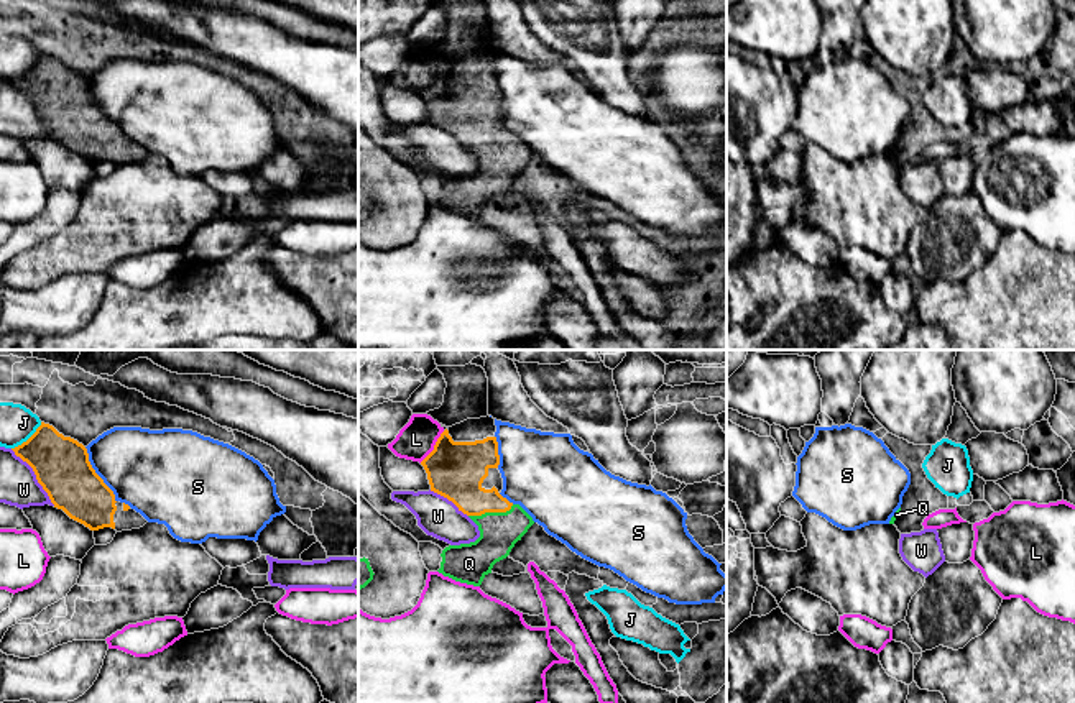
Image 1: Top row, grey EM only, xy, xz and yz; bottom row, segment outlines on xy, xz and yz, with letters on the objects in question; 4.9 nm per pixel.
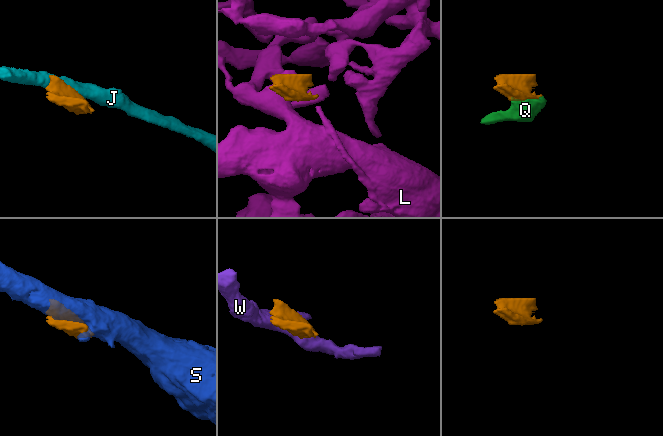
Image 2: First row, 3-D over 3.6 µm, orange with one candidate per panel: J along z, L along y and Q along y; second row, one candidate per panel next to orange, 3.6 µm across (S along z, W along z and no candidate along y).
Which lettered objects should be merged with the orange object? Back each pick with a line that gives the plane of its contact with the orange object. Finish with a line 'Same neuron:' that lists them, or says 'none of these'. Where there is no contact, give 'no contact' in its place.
Q: contact in xz
Same neuron: Q

